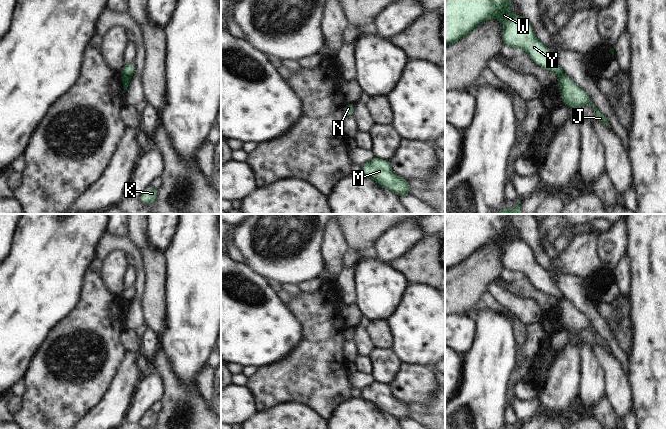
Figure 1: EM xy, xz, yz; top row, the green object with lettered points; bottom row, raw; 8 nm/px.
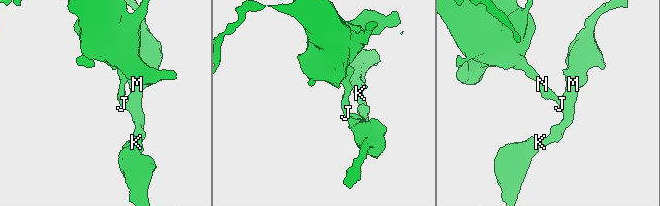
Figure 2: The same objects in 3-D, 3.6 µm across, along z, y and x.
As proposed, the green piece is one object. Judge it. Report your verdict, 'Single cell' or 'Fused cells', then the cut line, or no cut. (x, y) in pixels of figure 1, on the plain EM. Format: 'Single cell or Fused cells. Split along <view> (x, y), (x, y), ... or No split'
Fused cells. Split along xy (123, 300), (129, 302).

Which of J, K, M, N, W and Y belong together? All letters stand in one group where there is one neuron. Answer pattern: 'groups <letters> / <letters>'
groups J K M N / W Y

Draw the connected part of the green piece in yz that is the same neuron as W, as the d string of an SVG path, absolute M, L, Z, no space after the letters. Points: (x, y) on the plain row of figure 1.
M445 214L445 271L466 261L471 254L476 252L480 247L488 243L499 243L502 247L502 267L504 270L523 273L527 276L532 284L542 292L554 296L558 301L564 298L558 285L551 279L548 271L537 263L534 254L528 244L517 238L513 239L509 233L513 227L508 214Z

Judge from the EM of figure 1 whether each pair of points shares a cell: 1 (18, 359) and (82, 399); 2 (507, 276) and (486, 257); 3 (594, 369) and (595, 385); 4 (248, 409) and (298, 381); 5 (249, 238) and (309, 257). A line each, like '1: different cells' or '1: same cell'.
1: different cells
2: different cells
3: same cell
4: different cells
5: same cell

